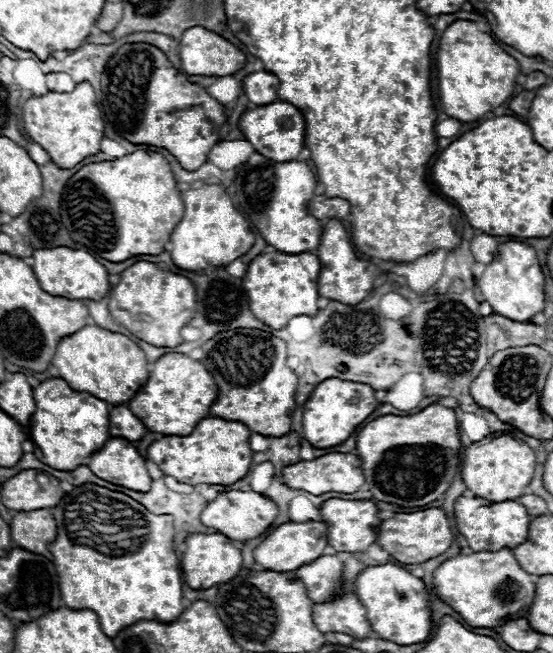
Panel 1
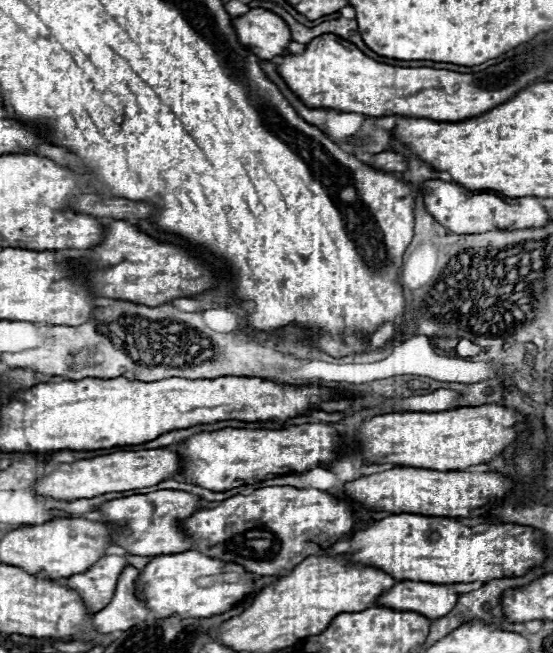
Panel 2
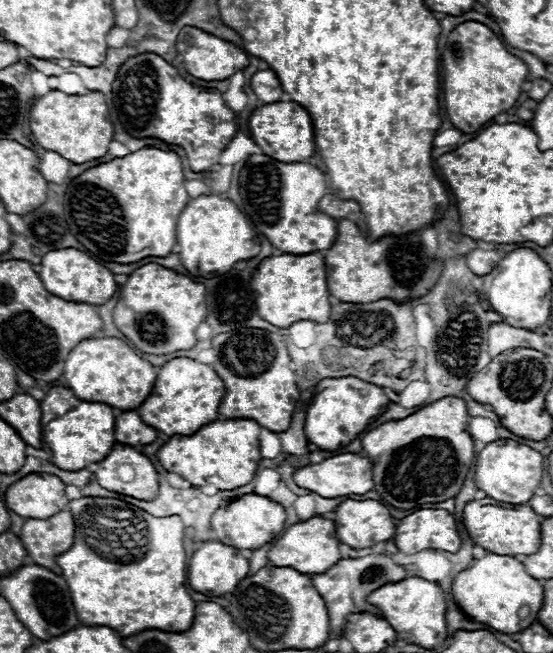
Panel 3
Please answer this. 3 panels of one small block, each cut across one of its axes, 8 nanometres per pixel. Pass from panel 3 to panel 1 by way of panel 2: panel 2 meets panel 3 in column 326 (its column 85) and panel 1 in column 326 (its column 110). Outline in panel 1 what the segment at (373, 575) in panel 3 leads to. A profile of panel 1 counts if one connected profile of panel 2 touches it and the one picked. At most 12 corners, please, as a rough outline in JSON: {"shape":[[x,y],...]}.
{"shape":[[318,556],[296,568],[308,598],[324,602],[340,590],[342,560]]}

